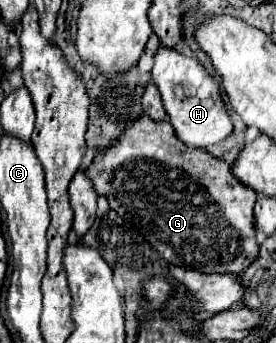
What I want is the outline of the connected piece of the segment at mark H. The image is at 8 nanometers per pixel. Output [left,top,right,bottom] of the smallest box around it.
[152,47,234,147]

